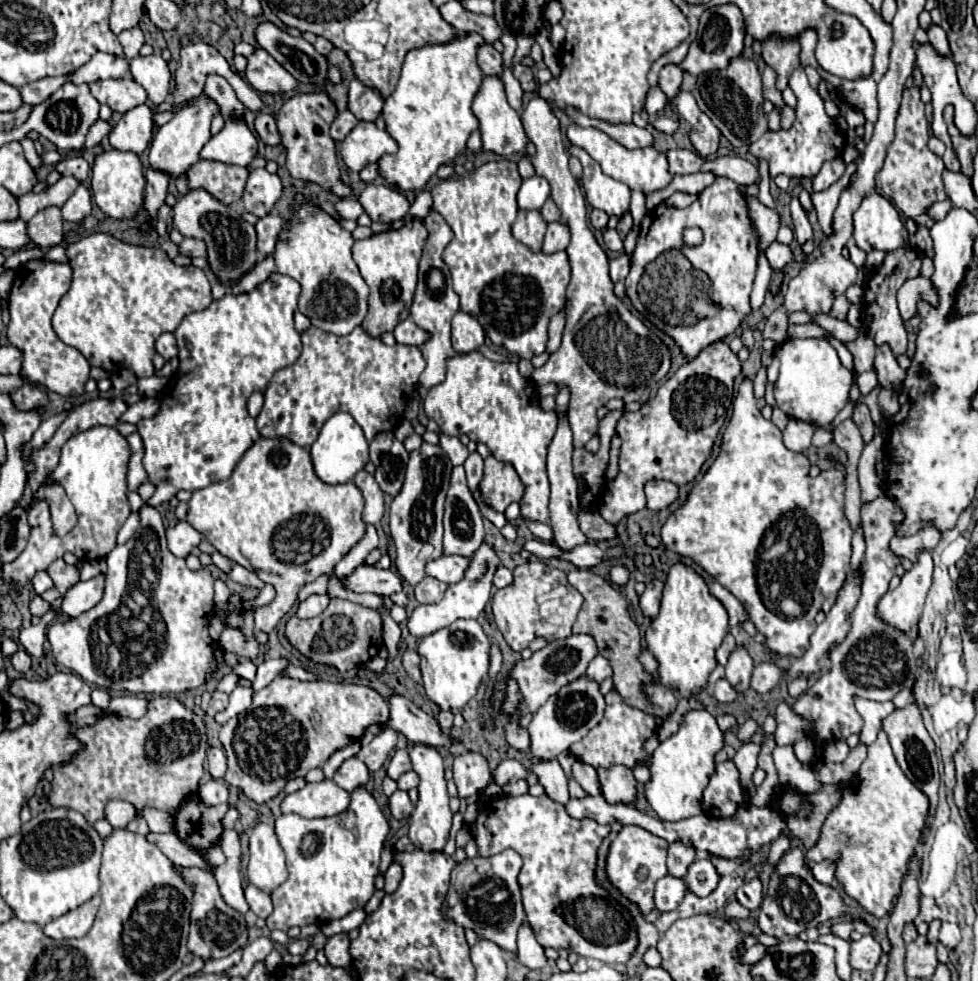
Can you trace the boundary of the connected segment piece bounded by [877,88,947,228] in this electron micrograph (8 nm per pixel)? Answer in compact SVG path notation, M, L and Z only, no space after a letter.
M907 88L903 92L903 100L897 112L897 124L895 124L895 140L887 148L887 156L883 162L879 178L879 188L885 196L893 200L893 204L909 218L913 218L917 224L923 224L927 228L933 226L933 220L927 216L927 208L933 202L941 202L947 198L941 182L941 172L945 170L943 160L933 154L927 148L929 138L929 124L925 120L923 102L919 98L917 88Z

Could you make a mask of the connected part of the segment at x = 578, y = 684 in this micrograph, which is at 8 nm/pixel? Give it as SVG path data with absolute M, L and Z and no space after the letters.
M581 676L579 680L563 686L557 694L549 696L549 700L535 712L533 720L527 726L529 732L529 748L537 760L553 760L561 752L565 752L571 744L579 742L595 724L601 722L605 710L605 700L599 692L599 684Z

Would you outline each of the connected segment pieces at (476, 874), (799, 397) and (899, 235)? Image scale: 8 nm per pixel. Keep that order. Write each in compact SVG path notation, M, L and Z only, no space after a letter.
M503 850L489 858L471 858L475 866L473 874L465 882L453 886L445 898L445 916L465 930L473 930L481 940L491 940L507 952L517 950L517 930L525 922L525 912L521 904L521 892L517 884L517 874L521 870L521 856L515 850Z
M787 338L777 348L777 358L781 364L775 382L777 406L789 418L805 420L815 426L829 424L847 404L853 380L851 370L841 364L837 350L823 338Z
M869 192L853 214L853 238L865 252L897 250L907 246L909 232L897 208L879 192Z

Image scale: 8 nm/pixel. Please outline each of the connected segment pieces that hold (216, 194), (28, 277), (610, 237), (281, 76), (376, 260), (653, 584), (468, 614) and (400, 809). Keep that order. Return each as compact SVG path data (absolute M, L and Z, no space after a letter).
M199 160L185 172L189 190L205 188L213 198L221 200L223 204L233 204L241 198L247 176L249 168L221 164L217 160Z
M31 260L29 264L15 270L13 286L9 292L9 314L11 322L7 326L9 344L21 348L23 368L21 376L37 386L43 386L61 396L79 396L83 394L83 386L89 380L89 362L87 358L73 346L67 346L57 338L51 326L51 316L61 300L61 296L71 286L71 266L49 262L49 260Z
M605 230L603 232L603 240L605 240L605 246L609 248L609 250L613 250L613 252L621 252L623 250L623 240L619 238L619 234L617 234L617 230Z
M257 48L253 56L249 56L249 64L245 70L245 80L257 92L291 92L297 88L297 80L263 48Z
M411 220L403 228L395 232L379 232L371 238L357 240L353 244L353 260L357 262L363 280L367 282L369 294L369 312L361 324L361 328L373 336L381 338L385 332L393 332L399 324L399 316L409 310L415 284L417 284L417 266L423 252L423 244L427 240L427 230L421 220Z
M651 580L645 588L645 592L639 596L639 608L643 610L645 616L655 618L661 606L661 592L663 592L663 582L661 580Z
M481 544L481 548L471 556L471 564L469 564L467 572L465 572L465 578L461 582L449 586L441 602L429 604L429 606L421 604L421 606L417 606L413 610L413 614L407 618L407 628L409 628L411 636L425 638L425 636L453 624L459 618L477 618L481 614L481 610L485 608L489 596L491 596L491 586L493 586L491 580L493 580L493 574L497 570L497 566L499 566L497 552L491 546Z
M397 790L397 792L389 798L389 808L391 808L393 818L405 820L405 818L409 818L409 814L411 814L411 810L413 810L413 802L409 800L409 794L407 794L407 792Z

